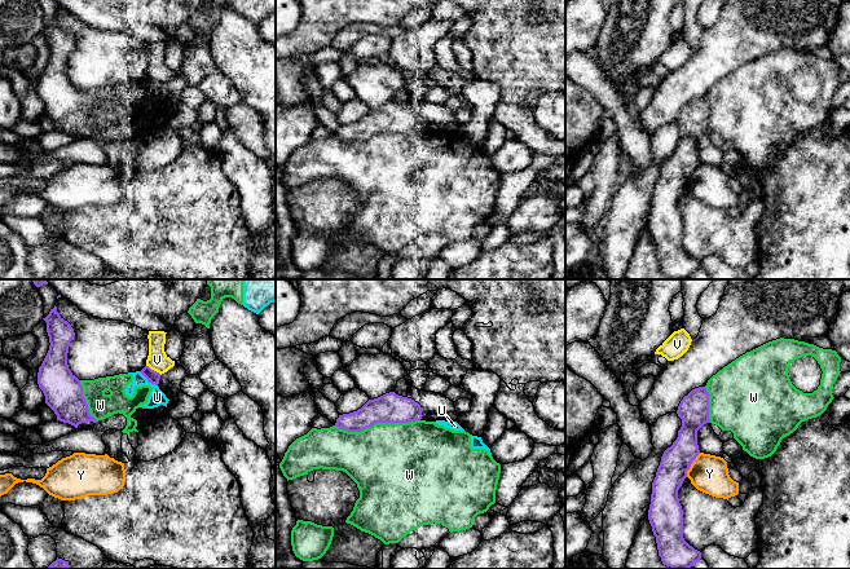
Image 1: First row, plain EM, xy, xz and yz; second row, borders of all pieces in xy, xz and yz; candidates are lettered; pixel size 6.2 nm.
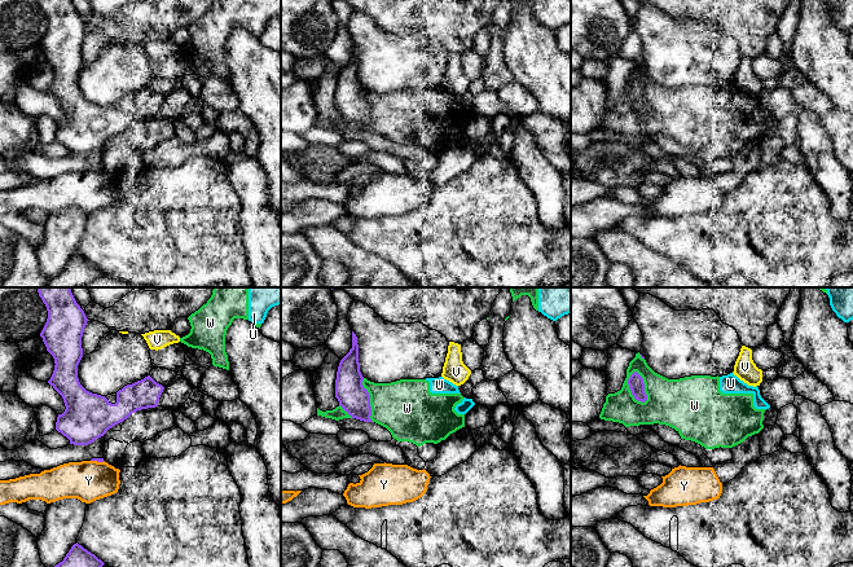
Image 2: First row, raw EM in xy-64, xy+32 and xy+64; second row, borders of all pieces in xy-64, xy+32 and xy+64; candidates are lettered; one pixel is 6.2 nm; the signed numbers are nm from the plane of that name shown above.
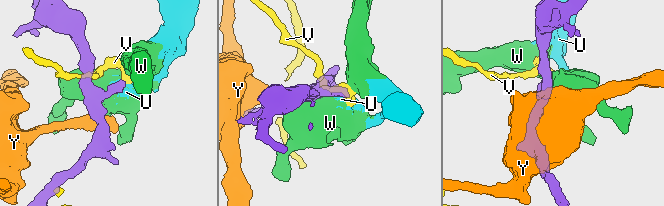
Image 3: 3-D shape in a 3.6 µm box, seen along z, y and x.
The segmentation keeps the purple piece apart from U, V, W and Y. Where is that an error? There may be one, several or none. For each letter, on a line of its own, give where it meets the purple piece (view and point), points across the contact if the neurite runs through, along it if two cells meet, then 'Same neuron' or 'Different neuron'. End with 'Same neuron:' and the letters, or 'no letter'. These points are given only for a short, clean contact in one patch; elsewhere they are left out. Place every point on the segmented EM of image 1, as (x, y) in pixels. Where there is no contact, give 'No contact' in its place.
U: Touches purple at xy (148, 380). Different neuron
V: Touches purple at xy (153, 370). Different neuron
W: Touches purple at xz (377, 422). Different neuron
Y: Touches purple at yz (691, 463). Different neuron
Same neuron: no letter

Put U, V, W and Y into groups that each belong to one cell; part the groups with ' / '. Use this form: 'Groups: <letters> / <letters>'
Groups: U W / V / Y

